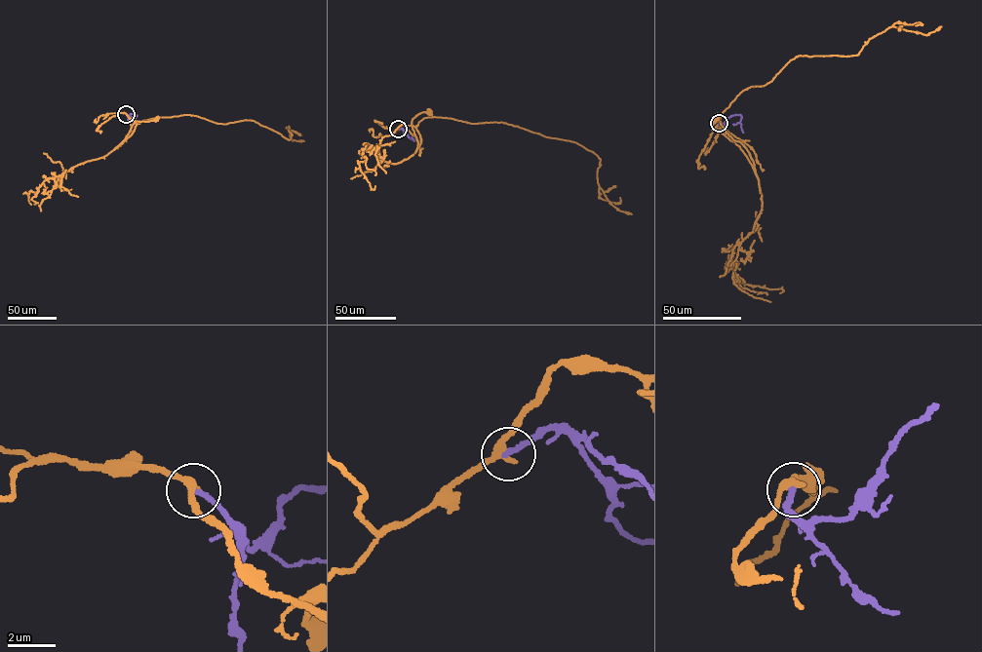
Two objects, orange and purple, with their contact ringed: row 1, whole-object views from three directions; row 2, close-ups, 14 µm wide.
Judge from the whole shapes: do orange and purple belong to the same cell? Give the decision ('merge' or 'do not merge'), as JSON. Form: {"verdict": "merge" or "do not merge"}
{"verdict": "do not merge"}

